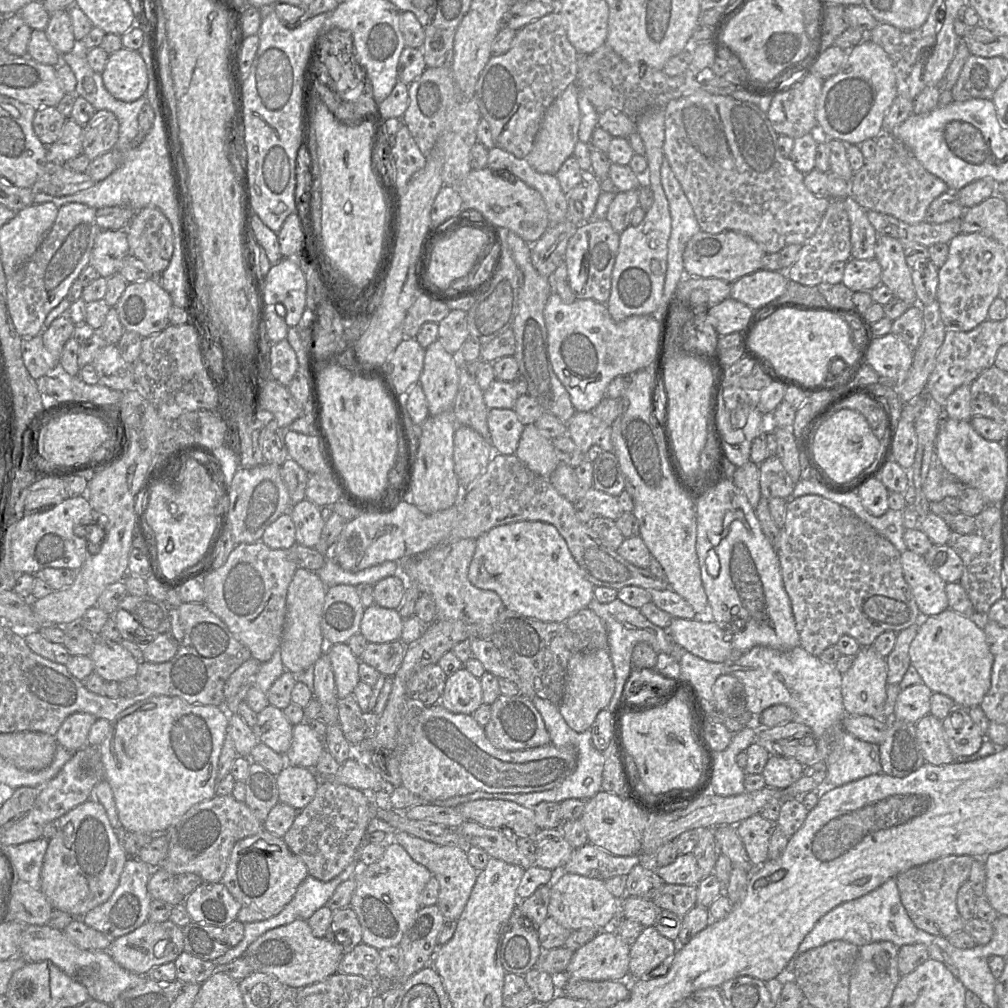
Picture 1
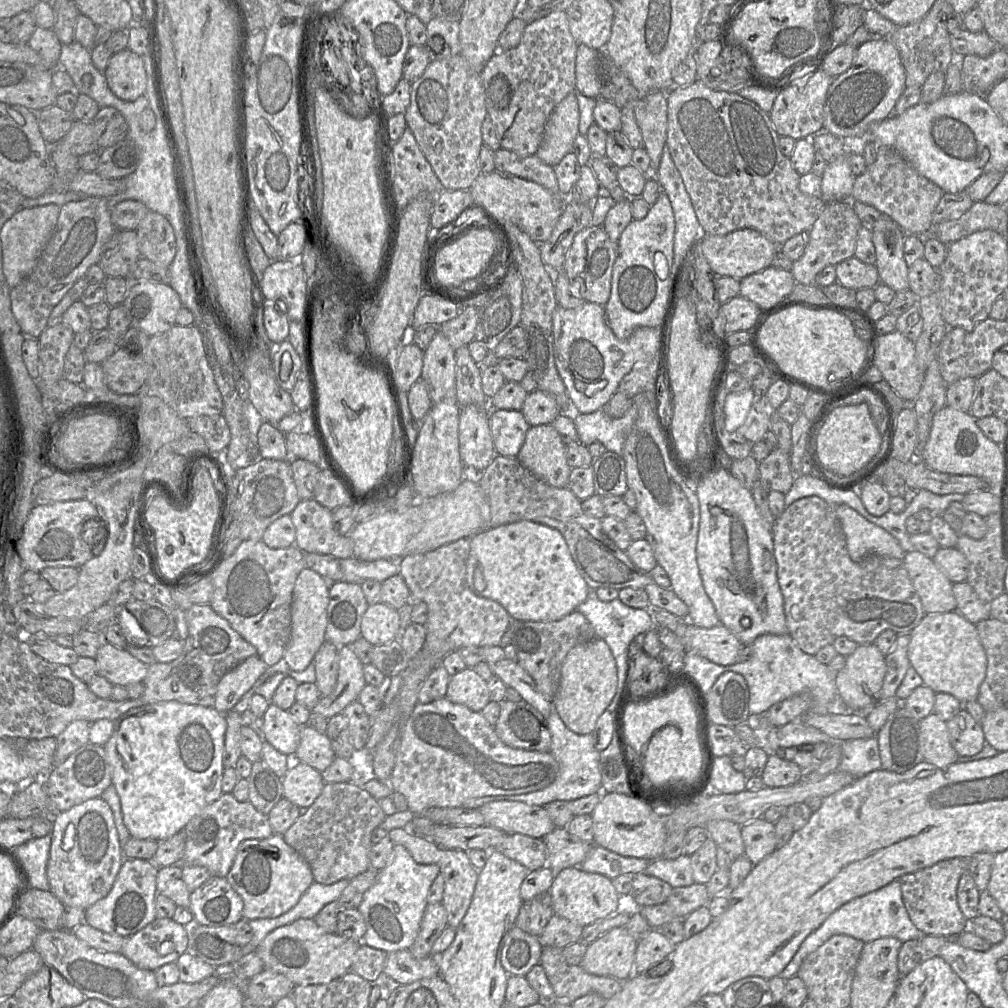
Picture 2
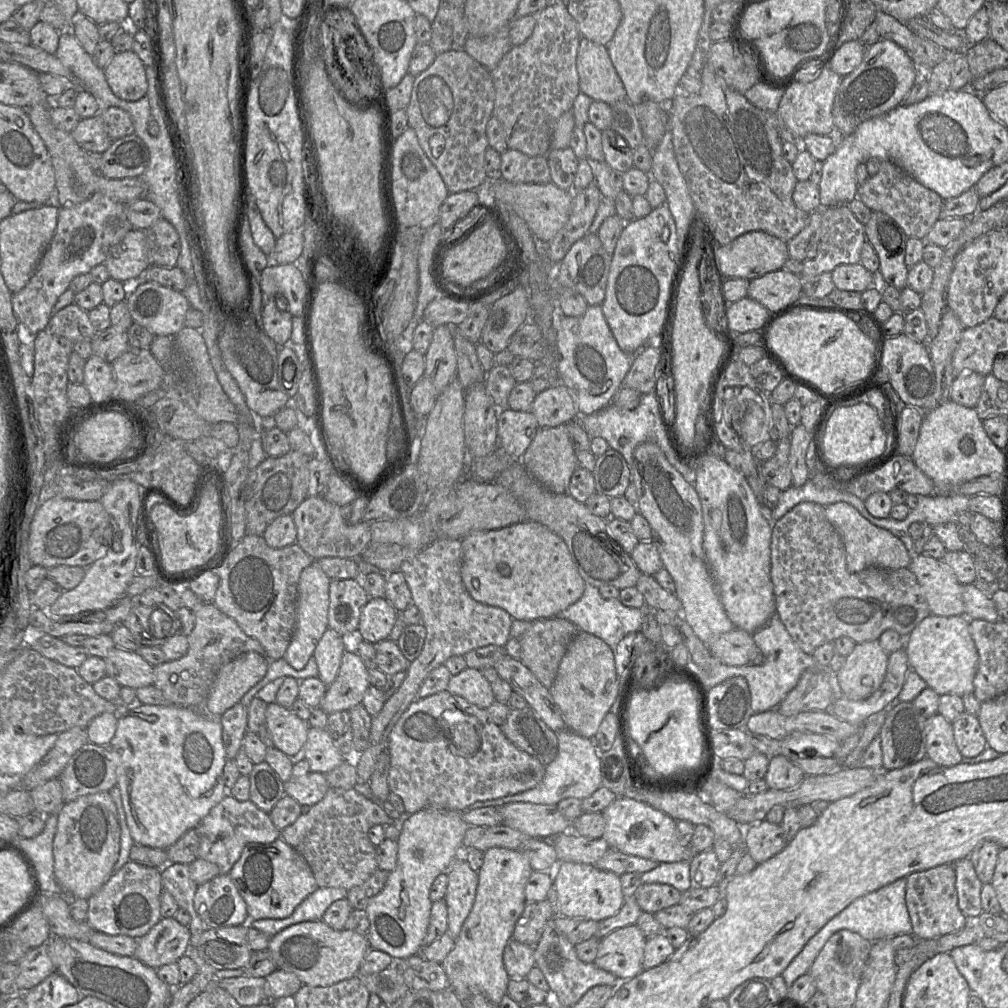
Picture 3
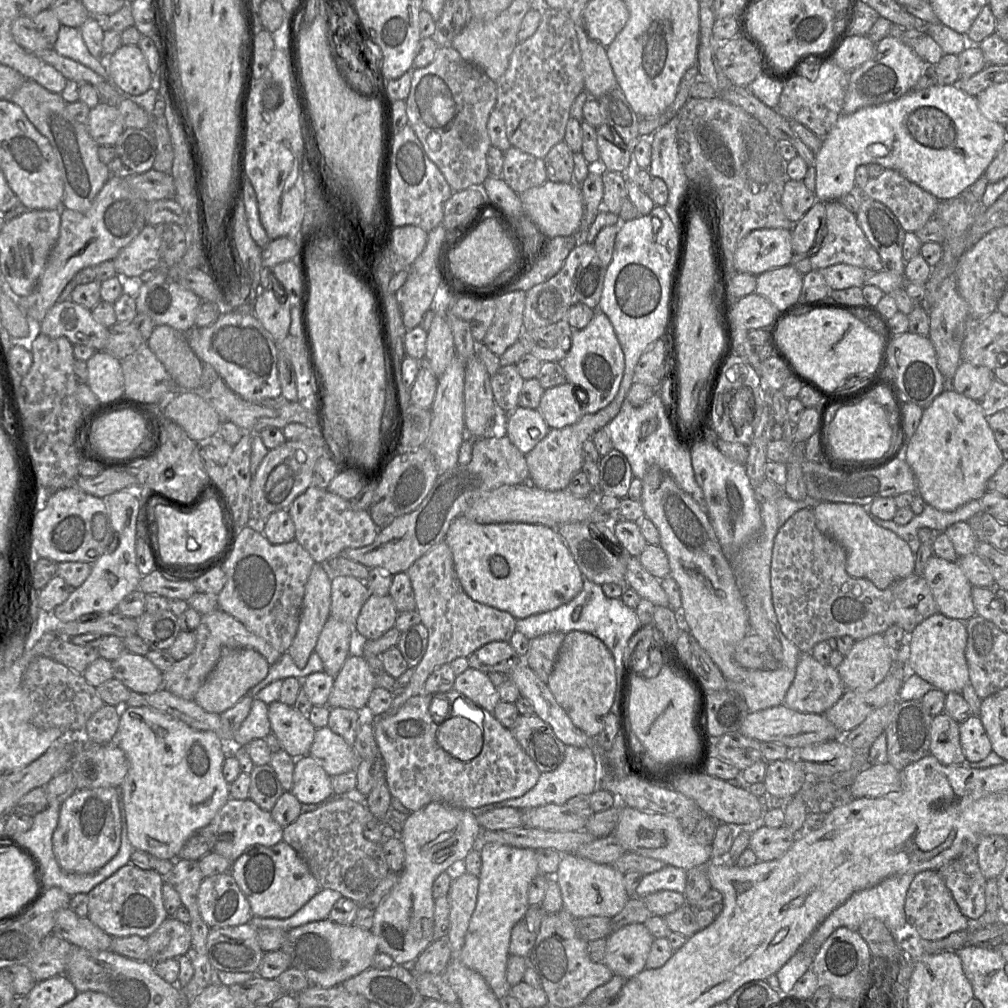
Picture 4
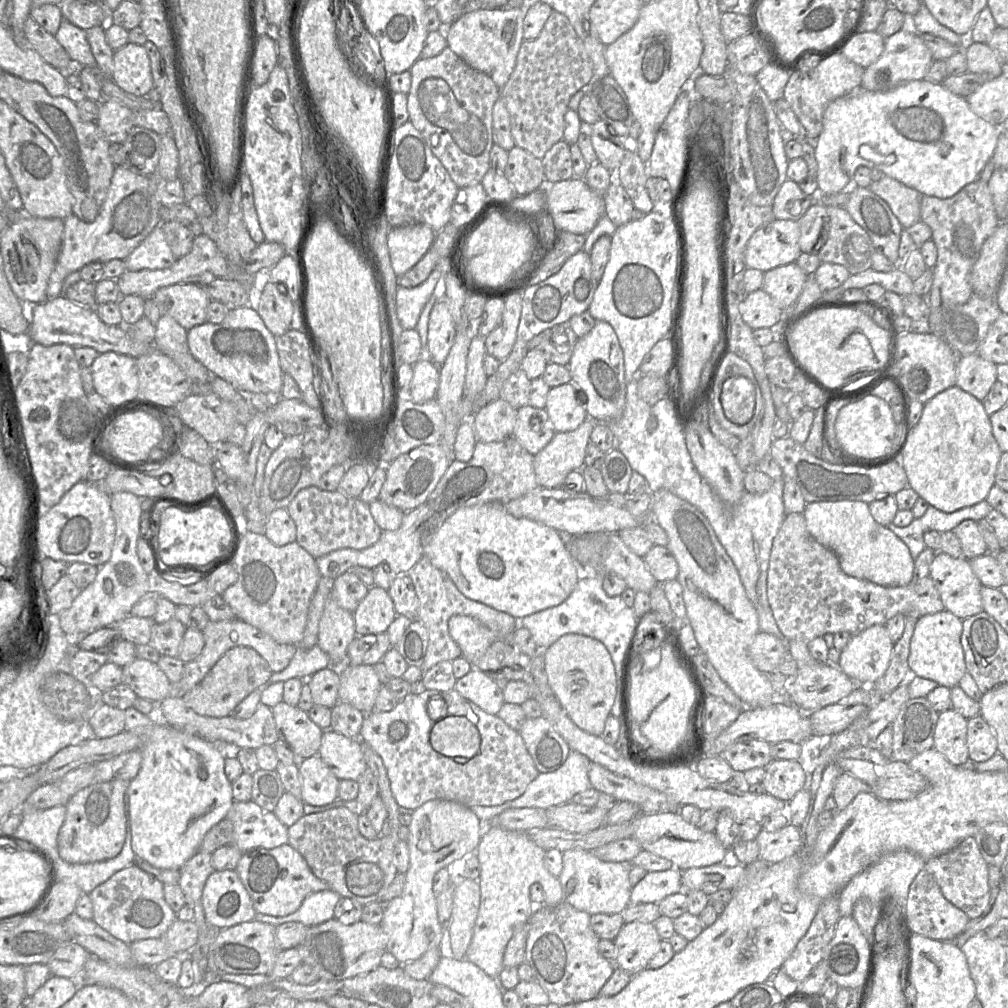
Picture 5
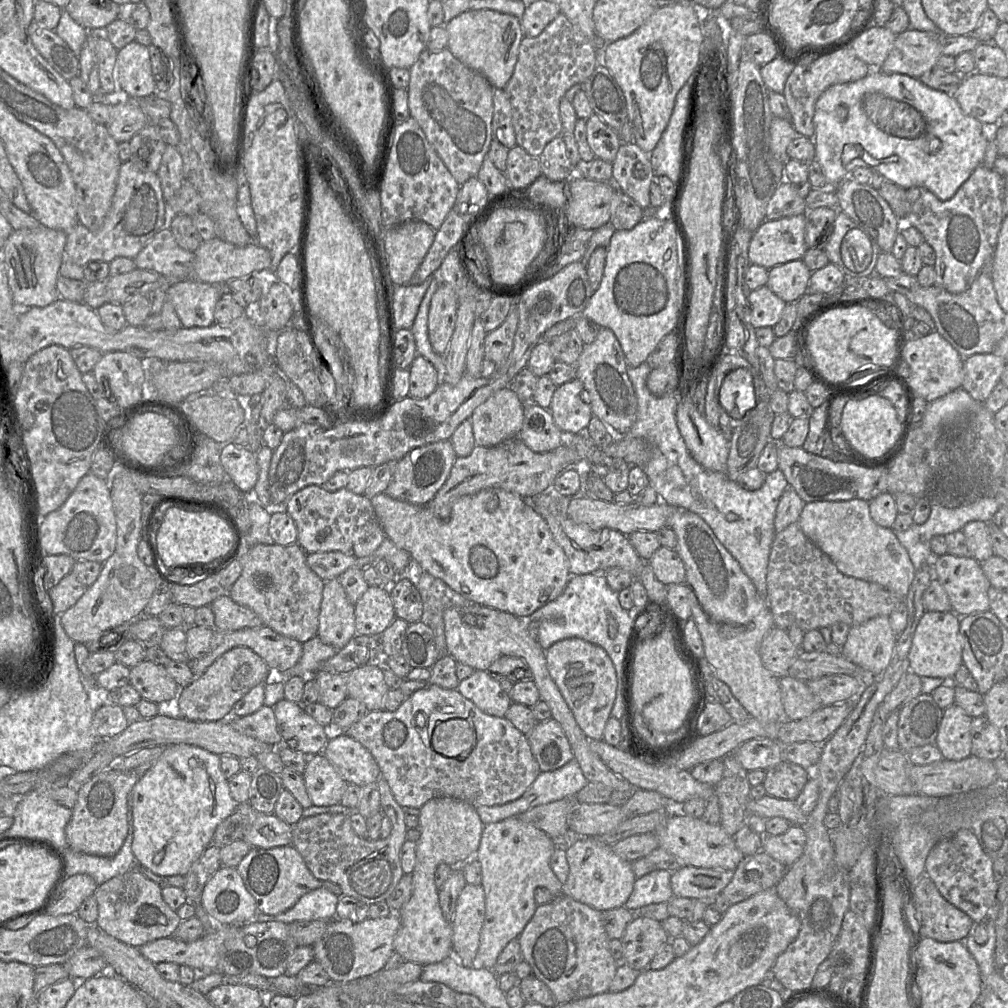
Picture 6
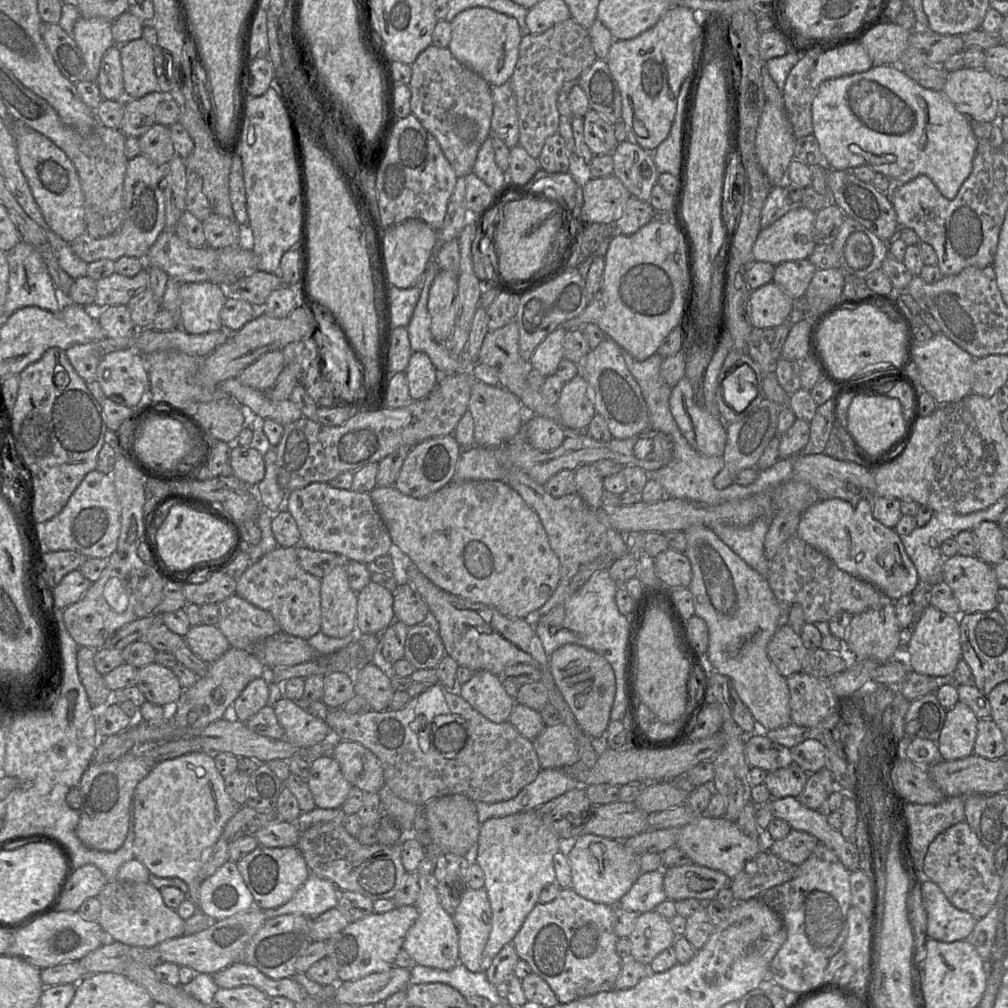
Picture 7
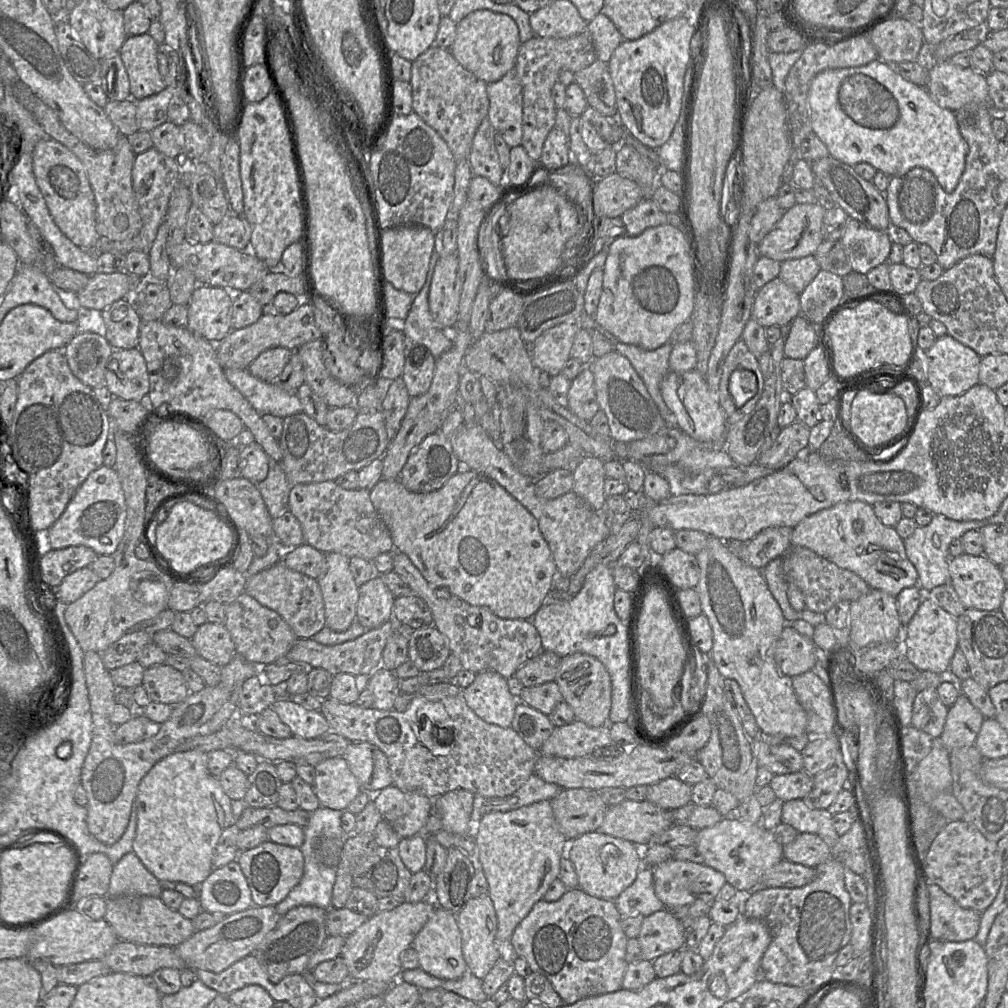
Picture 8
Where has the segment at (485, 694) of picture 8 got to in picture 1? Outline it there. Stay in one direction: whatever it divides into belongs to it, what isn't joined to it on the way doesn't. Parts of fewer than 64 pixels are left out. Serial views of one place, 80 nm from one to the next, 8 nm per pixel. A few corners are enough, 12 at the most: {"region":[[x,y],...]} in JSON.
{"region":[[465,667],[446,677],[440,704],[472,715],[480,679]]}

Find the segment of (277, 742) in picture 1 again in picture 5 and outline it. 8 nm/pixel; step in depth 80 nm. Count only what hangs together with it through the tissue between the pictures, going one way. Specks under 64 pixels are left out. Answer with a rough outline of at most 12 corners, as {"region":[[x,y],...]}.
{"region":[[298,706],[271,708],[279,740],[299,760],[317,755],[323,731]]}

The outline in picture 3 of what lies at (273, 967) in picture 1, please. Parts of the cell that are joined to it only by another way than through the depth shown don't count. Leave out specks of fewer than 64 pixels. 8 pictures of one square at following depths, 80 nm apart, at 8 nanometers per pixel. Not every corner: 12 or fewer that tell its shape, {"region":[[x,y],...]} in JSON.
{"region":[[322,921],[270,938],[278,969],[328,987],[358,975],[366,936]]}

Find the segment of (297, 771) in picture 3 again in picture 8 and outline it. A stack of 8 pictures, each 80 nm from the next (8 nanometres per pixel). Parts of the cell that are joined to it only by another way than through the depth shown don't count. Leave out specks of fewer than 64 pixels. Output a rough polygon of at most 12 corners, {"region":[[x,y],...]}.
{"region":[[344,757],[315,766],[320,806],[345,811],[362,791]]}

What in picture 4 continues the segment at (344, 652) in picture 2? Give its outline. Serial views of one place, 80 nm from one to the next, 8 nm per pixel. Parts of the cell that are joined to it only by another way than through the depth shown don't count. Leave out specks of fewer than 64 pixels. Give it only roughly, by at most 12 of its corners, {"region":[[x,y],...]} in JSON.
{"region":[[351,654],[334,678],[327,706],[366,713],[375,675]]}

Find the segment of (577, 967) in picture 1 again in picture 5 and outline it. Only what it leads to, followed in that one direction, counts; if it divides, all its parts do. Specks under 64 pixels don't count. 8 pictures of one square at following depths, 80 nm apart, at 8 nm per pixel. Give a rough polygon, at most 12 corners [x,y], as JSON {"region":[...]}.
{"region":[[624,923],[615,966],[637,974],[659,949],[653,923]]}

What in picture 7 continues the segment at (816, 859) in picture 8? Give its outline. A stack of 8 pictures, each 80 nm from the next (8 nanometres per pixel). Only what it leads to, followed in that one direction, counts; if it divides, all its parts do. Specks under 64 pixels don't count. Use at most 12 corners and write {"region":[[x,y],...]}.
{"region":[[795,829],[782,840],[767,842],[772,854],[795,866],[820,843]]}

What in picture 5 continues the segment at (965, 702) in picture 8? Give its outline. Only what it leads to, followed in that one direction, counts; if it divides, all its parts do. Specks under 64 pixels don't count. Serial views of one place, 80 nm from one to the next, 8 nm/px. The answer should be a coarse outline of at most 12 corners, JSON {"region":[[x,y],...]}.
{"region":[[939,713],[933,748],[955,766],[971,763],[968,719]]}

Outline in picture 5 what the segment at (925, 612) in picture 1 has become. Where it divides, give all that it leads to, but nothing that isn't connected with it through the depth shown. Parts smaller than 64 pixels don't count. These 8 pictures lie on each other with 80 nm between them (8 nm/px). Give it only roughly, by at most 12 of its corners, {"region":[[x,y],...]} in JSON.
{"region":[[936,552],[929,577],[961,620],[984,611],[968,559]]}

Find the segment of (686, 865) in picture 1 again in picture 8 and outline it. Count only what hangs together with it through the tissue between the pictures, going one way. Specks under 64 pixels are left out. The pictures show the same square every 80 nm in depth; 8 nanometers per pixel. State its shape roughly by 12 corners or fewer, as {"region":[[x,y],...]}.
{"region":[[652,868],[613,902],[623,917],[665,908],[655,895]]}

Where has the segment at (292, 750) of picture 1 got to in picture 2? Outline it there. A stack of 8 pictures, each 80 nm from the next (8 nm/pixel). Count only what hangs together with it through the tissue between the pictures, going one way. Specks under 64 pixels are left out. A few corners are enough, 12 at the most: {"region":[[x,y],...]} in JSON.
{"region":[[301,726],[295,752],[322,772],[336,755],[326,733]]}

